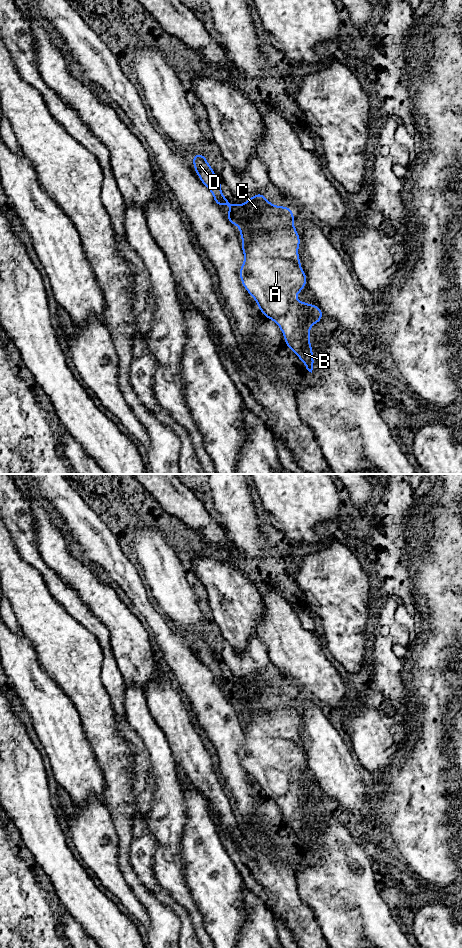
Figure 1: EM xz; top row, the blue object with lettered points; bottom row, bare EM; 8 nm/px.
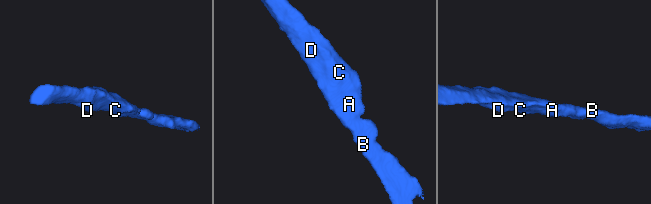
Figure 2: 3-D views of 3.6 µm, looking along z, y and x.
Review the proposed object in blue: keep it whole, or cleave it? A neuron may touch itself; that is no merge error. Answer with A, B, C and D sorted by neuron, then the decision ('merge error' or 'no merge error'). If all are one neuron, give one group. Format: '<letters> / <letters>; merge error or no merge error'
A B C D; no merge error

